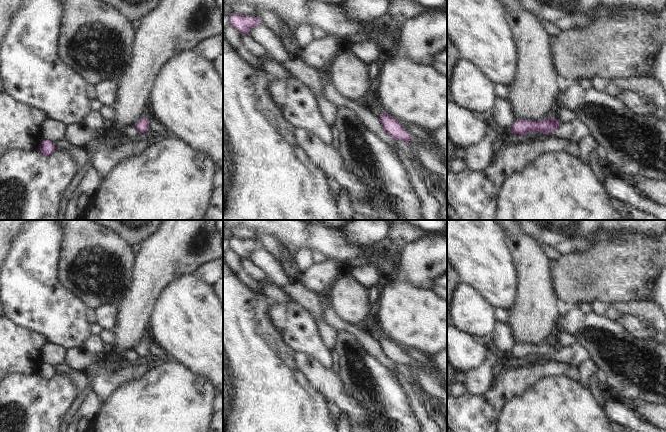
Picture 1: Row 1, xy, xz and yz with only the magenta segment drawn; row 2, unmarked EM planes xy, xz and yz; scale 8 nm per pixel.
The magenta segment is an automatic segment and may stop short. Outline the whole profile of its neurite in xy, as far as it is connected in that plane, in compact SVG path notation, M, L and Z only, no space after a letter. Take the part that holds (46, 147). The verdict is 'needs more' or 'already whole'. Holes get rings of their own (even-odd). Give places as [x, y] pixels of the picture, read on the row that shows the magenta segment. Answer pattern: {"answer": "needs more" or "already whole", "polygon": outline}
{"answer": "already whole", "polygon": "M42 139L37 150L41 154L43 154L45 156L49 156L55 149L56 149L55 148L55 143L53 143L50 140Z"}

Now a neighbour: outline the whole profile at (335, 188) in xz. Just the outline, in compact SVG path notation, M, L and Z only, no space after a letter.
M328 178L328 186L330 188L330 192L332 194L332 196L334 197L335 200L337 200L337 197L339 195L339 192L342 188L341 185L339 185L336 181L334 181L333 179L329 179Z

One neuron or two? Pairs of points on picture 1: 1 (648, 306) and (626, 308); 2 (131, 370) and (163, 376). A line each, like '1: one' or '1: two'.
1: one
2: two

